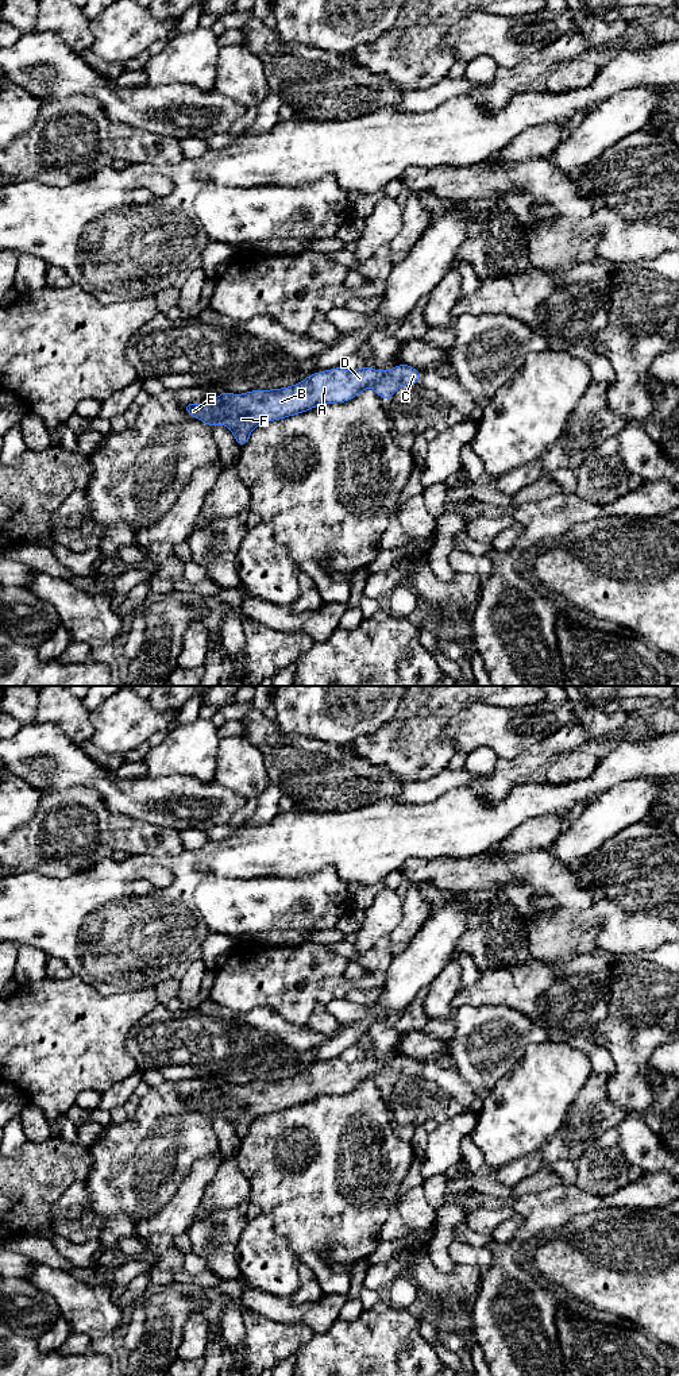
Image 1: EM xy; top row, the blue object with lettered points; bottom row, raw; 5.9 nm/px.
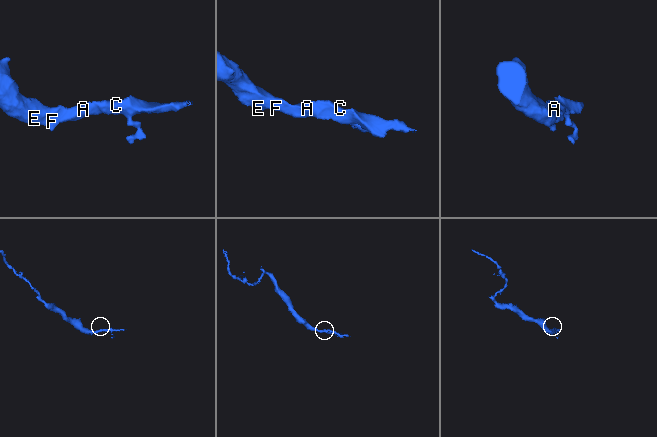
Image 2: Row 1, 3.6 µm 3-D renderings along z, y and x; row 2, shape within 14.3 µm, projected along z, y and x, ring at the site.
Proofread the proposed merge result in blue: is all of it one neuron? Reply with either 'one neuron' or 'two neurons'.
one neuron

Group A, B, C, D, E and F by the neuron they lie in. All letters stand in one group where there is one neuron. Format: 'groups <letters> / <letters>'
groups A B C D E F

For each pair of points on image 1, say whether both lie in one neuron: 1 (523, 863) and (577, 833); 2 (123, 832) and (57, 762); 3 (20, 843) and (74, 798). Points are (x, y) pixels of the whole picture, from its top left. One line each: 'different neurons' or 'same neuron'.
1: different neurons
2: different neurons
3: same neuron

